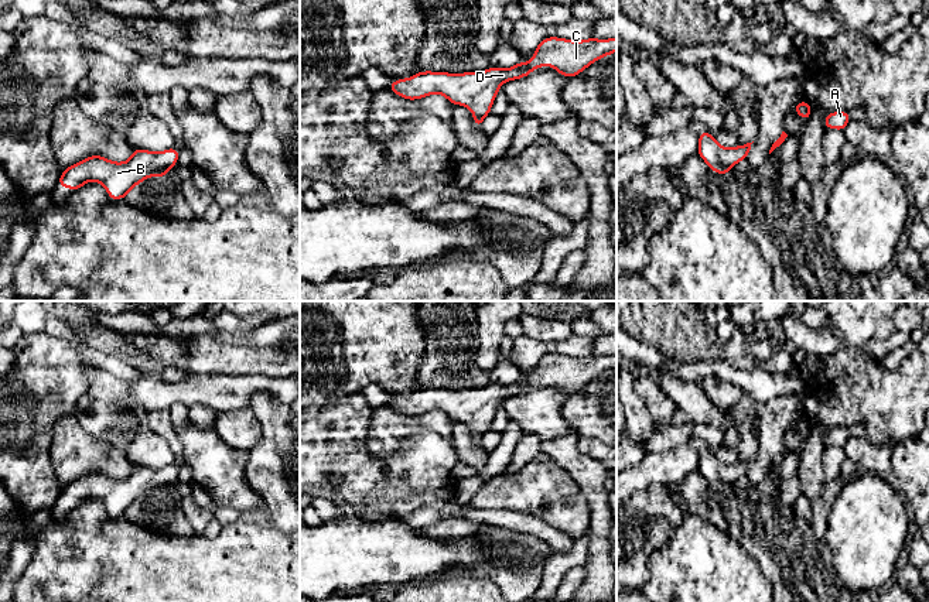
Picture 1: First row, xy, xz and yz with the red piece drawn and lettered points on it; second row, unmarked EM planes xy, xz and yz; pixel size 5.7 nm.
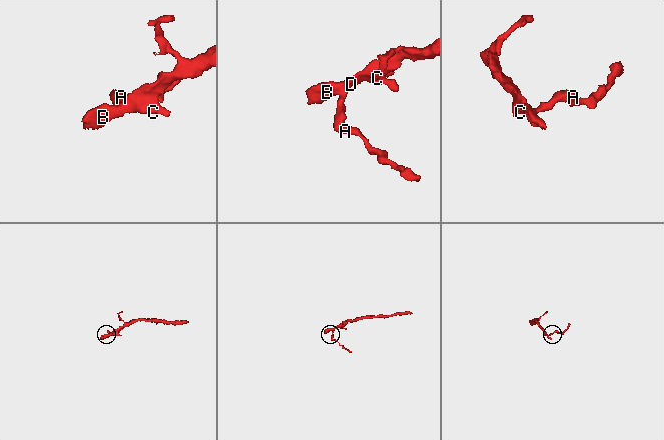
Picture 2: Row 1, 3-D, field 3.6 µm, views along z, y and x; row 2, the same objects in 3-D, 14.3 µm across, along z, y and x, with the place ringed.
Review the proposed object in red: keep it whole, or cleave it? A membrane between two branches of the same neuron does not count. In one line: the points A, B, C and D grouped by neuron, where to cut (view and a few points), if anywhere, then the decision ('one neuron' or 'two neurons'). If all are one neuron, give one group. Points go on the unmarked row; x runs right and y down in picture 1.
A B C D | no cut | one neuron

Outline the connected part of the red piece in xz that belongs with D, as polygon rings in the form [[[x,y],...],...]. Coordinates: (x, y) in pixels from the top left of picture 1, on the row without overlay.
[[[547,353],[534,366],[530,379],[501,386],[491,383],[481,389],[447,390],[417,389],[407,396],[393,397],[389,407],[399,413],[414,417],[433,410],[445,413],[454,423],[469,424],[474,441],[482,444],[482,437],[491,430],[492,418],[502,399],[520,396],[532,390],[534,384],[551,382],[559,390],[571,394],[602,373],[617,367],[617,355],[570,358],[566,355]]]

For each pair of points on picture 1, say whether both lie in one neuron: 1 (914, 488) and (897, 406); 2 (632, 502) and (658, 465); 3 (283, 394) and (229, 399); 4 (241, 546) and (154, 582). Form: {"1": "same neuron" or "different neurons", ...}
{"1": "different neurons", "2": "different neurons", "3": "same neuron", "4": "same neuron"}

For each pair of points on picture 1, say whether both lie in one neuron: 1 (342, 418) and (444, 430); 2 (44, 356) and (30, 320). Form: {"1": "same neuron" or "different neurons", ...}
{"1": "different neurons", "2": "different neurons"}

